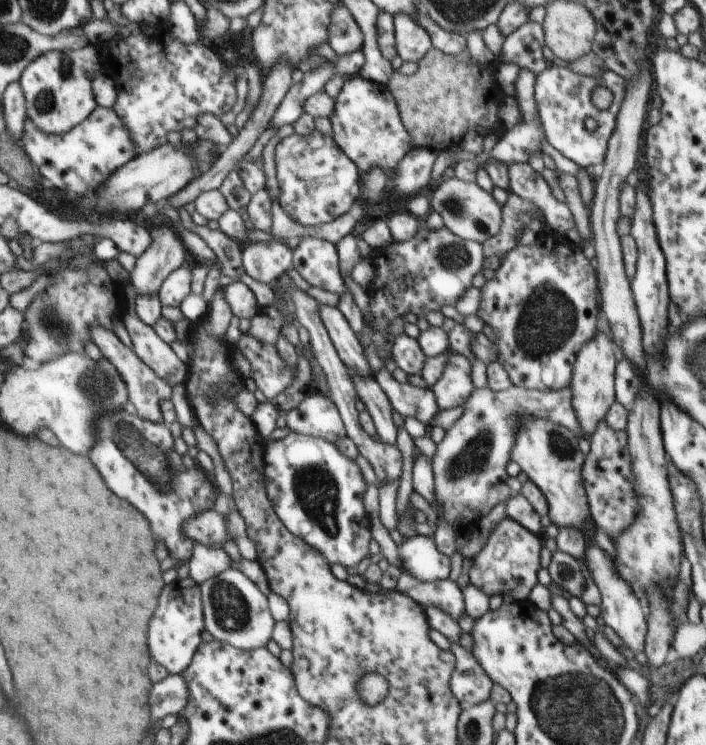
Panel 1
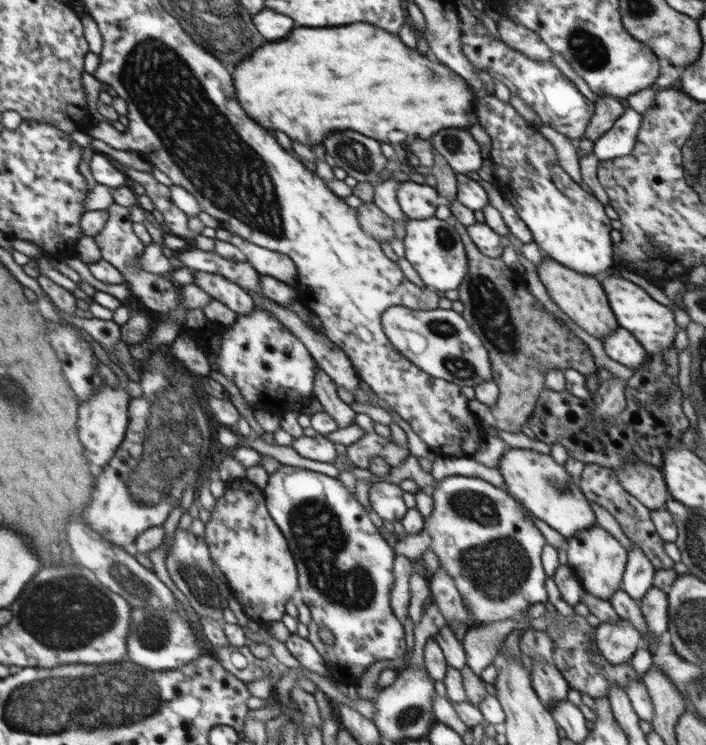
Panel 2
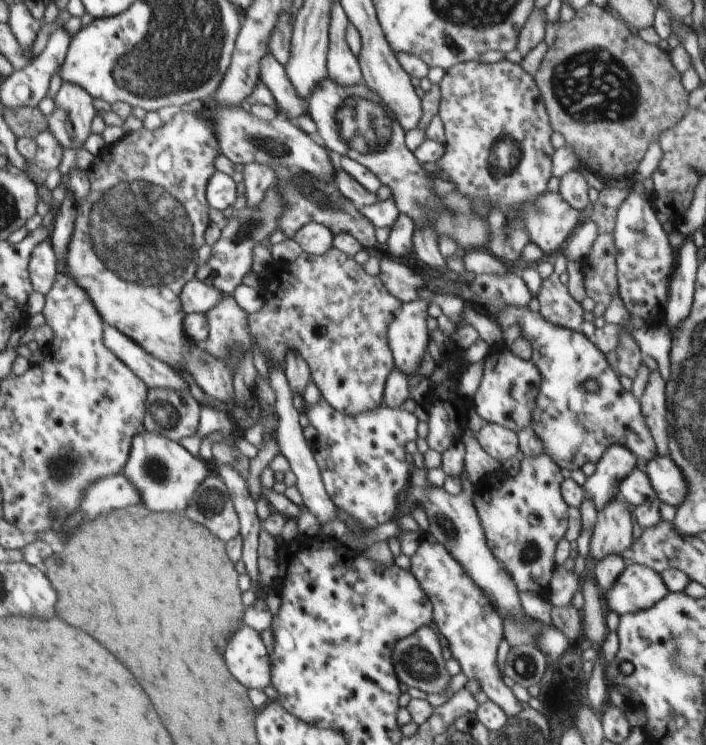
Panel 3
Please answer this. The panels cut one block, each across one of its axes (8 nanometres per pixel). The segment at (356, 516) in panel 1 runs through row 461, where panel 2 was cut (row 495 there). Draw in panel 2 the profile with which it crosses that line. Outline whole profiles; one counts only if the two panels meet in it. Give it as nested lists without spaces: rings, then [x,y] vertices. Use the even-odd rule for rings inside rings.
[[[282,464],[276,472],[269,474],[268,483],[263,489],[263,493],[265,494],[268,512],[278,525],[278,528],[282,531],[282,534],[284,534],[288,542],[290,553],[293,555],[296,571],[298,573],[298,593],[300,595],[300,601],[310,609],[312,621],[308,626],[310,634],[308,634],[307,639],[314,644],[314,648],[316,648],[322,655],[322,658],[324,658],[332,677],[341,683],[347,684],[348,680],[358,680],[358,678],[368,670],[370,664],[374,664],[378,660],[394,660],[395,658],[404,656],[408,648],[405,640],[405,630],[398,621],[398,618],[392,613],[392,608],[390,607],[390,592],[395,580],[393,573],[395,553],[392,547],[388,545],[386,539],[382,537],[378,528],[370,521],[370,517],[368,517],[369,508],[360,504],[358,498],[356,498],[356,494],[346,488],[338,478],[301,467]],[[322,628],[330,630],[332,636],[334,636],[334,642],[332,642],[332,644],[322,642],[322,638],[319,636],[319,631],[322,630]]]

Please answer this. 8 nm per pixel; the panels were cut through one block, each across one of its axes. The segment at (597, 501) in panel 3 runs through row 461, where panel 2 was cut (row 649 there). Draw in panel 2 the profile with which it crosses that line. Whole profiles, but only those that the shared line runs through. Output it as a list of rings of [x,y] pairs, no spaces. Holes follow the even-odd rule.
[[[624,618],[617,622],[601,622],[595,628],[595,636],[600,655],[612,664],[631,660],[643,641],[641,633]]]

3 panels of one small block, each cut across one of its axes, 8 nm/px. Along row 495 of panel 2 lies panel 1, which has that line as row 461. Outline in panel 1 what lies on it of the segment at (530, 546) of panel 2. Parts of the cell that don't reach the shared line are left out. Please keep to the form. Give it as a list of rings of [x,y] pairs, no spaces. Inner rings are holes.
[[[514,385],[503,391],[475,388],[463,406],[462,416],[446,430],[431,459],[436,512],[448,524],[458,518],[474,520],[482,514],[488,515],[497,504],[513,496],[506,482],[510,478],[506,468],[512,460],[516,430],[524,420],[551,420],[568,427],[579,437],[580,426],[572,408],[570,387],[546,392]]]

